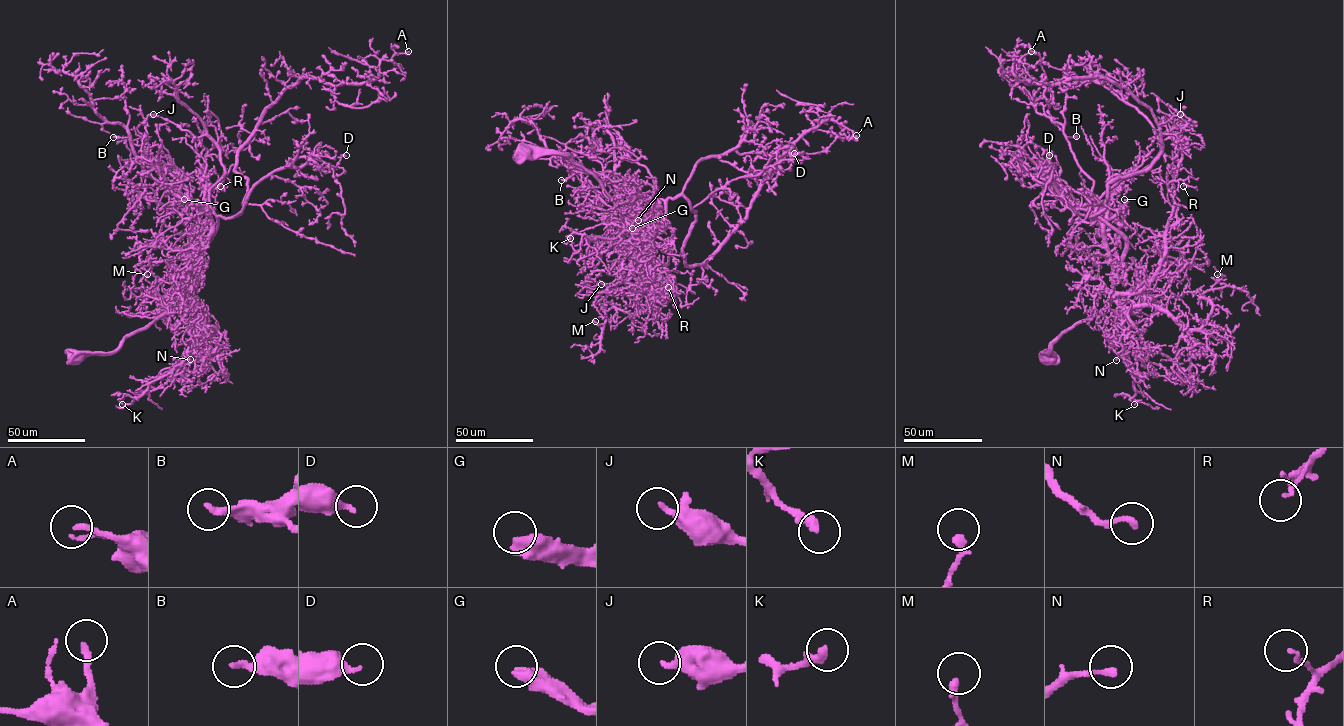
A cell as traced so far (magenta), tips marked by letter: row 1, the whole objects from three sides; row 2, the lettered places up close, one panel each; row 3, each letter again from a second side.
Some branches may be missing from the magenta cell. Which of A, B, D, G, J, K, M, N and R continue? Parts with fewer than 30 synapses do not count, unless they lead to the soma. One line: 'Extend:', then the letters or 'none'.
Extend: G

